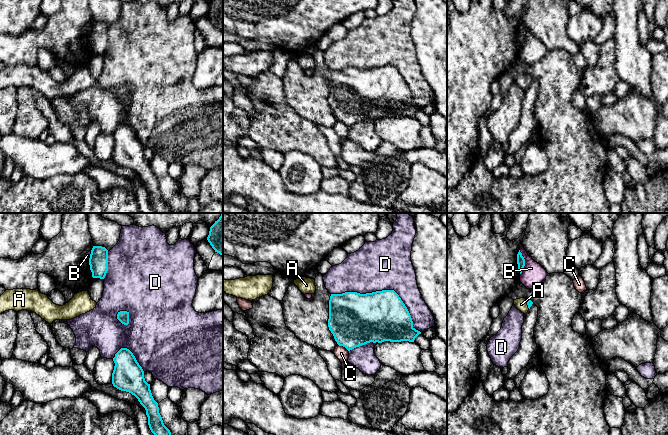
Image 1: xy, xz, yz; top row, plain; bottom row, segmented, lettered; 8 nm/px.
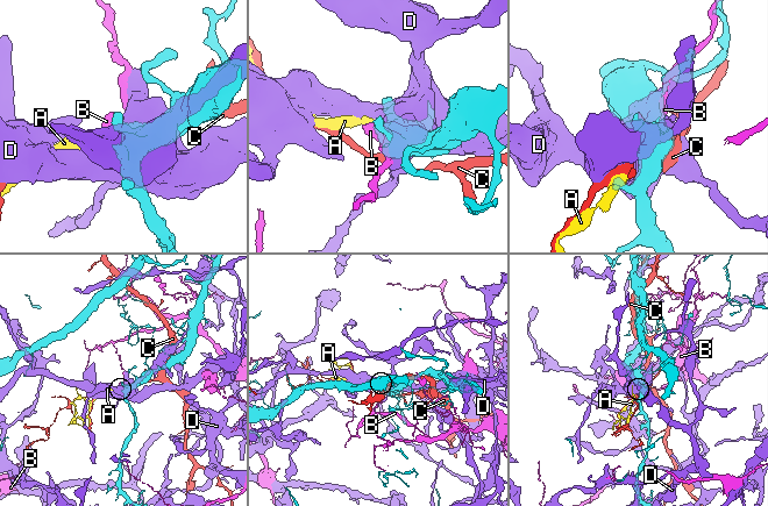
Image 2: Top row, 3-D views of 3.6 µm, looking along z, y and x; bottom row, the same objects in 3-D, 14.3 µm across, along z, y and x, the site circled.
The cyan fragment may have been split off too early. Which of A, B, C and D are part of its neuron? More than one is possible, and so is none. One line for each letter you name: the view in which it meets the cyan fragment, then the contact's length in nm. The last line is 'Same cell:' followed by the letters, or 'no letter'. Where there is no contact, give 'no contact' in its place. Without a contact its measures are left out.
A: yz | 70 nm
Same cell: A

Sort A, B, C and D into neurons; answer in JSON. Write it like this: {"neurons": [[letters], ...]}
{"neurons": [["A"], ["B"], ["C"], ["D"]]}

